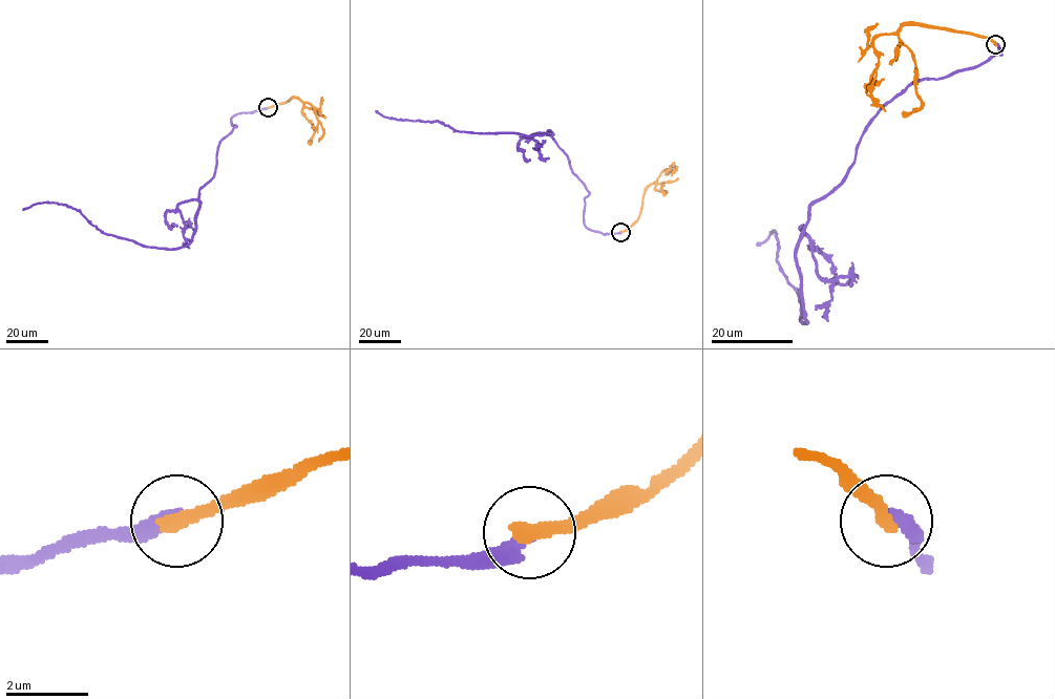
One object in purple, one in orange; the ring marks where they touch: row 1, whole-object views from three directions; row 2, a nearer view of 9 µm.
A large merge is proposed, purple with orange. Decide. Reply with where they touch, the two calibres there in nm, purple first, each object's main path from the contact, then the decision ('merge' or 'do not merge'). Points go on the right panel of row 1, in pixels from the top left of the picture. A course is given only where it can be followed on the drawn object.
at (995, 44); 320 nm thick on the purple side, 360 nm on the other; purple runs (995, 43), (986, 62), (900, 92), (810, 206), (796, 256), (805, 323), (774, 231), (758, 246); orange runs (995, 44), (970, 33), (904, 24), (892, 33), (881, 33), (872, 41), (878, 65), (870, 98), (885, 111); do not merge

